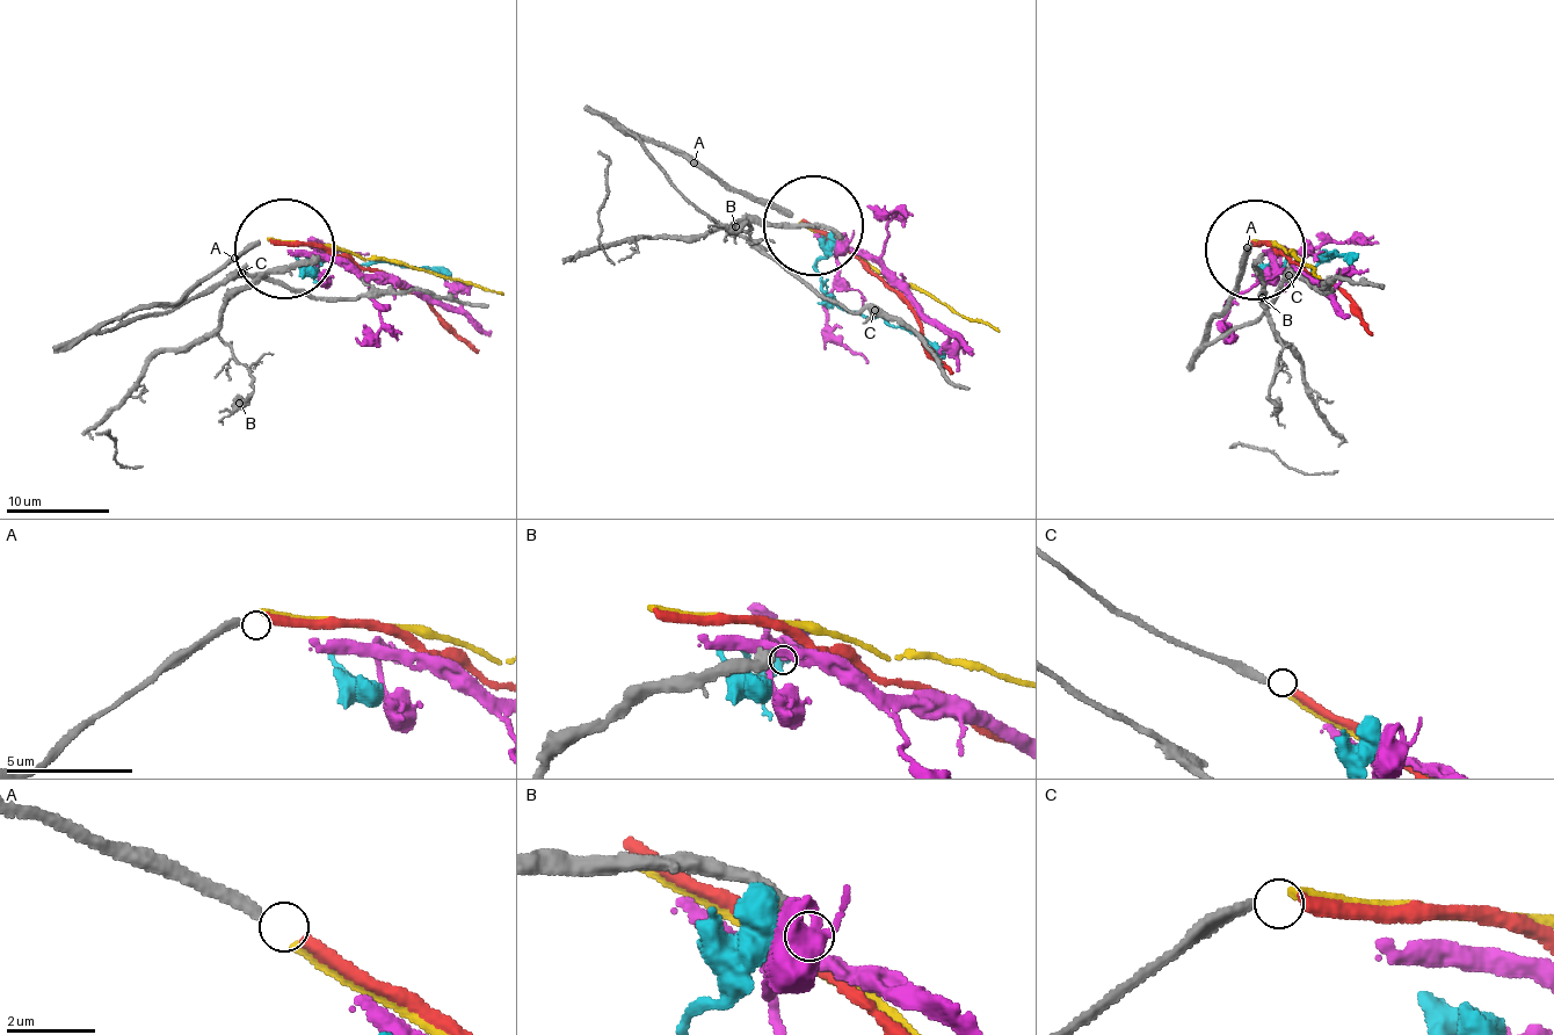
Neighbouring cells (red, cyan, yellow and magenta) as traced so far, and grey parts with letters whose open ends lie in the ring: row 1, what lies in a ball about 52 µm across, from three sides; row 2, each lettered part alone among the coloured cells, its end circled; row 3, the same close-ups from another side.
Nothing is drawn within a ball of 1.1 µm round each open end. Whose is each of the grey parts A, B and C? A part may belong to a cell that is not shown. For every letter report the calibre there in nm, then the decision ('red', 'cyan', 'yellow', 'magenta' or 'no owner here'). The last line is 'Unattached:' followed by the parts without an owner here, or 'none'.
A: 300 nm thick; red
B: 400 nm thick; no owner here
C: 280 nm thick; yellow
Unattached: B

